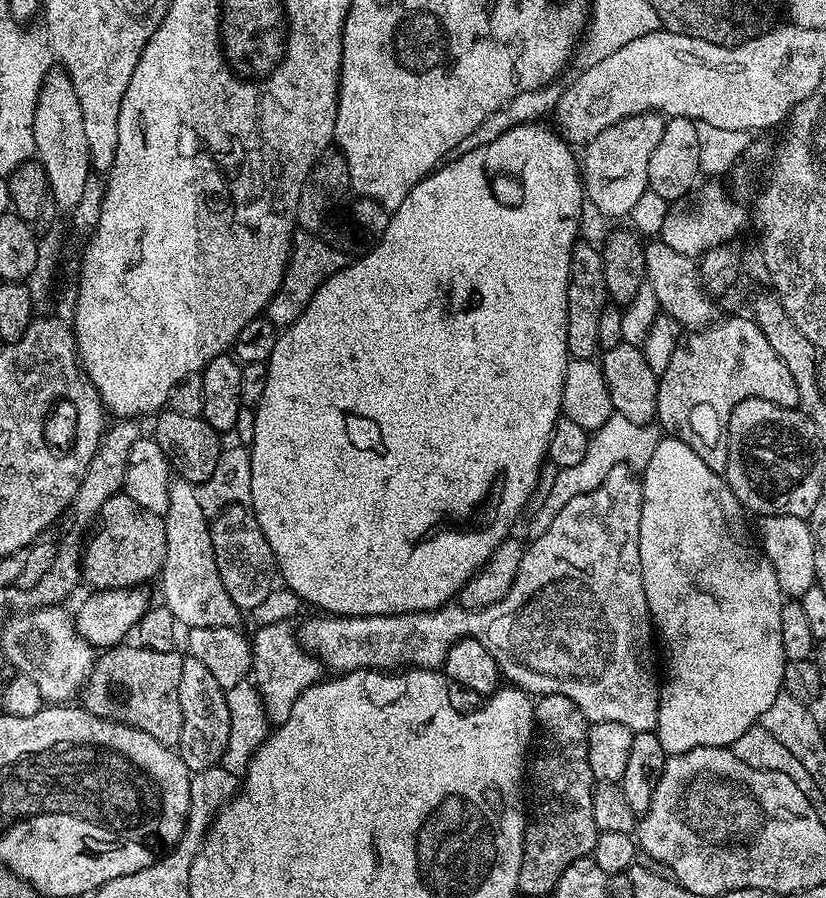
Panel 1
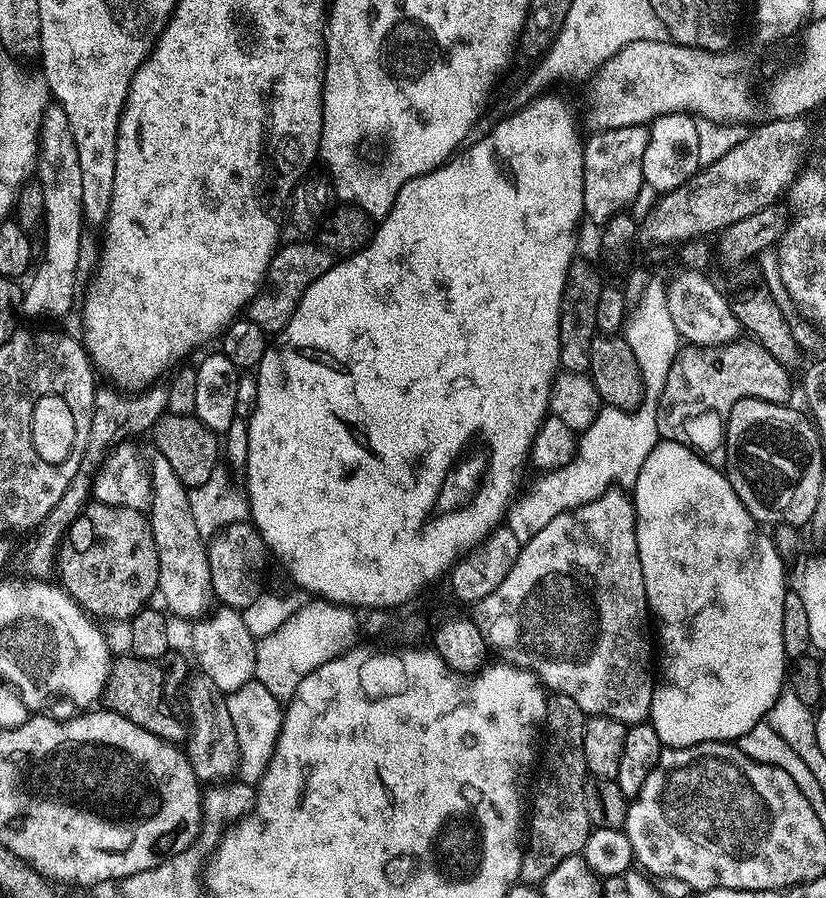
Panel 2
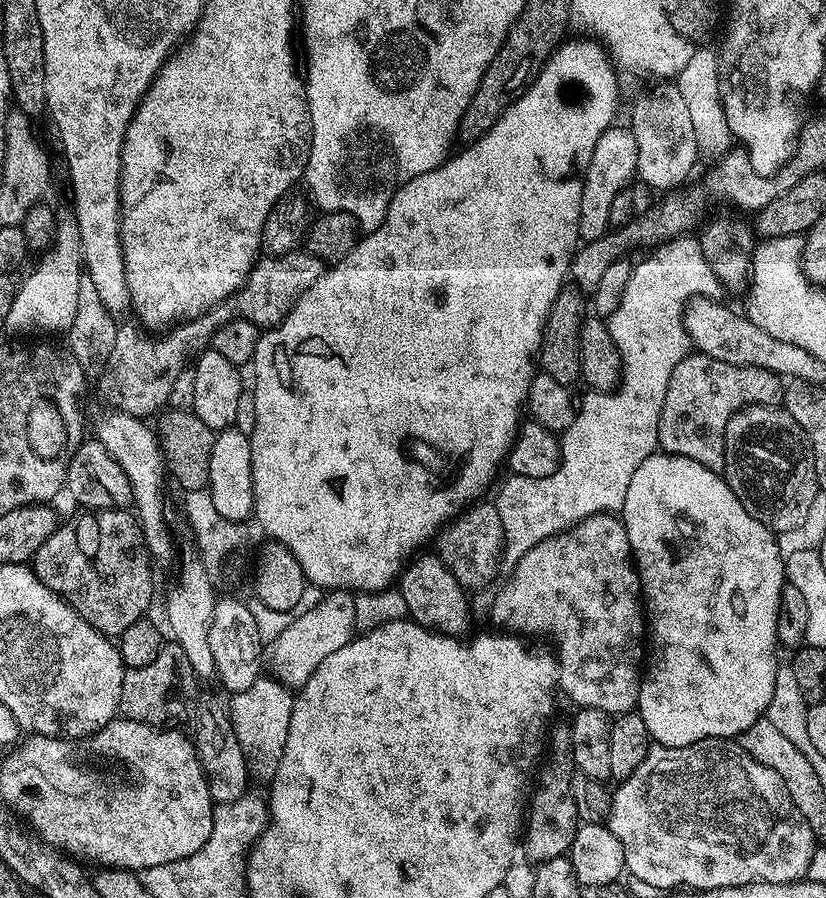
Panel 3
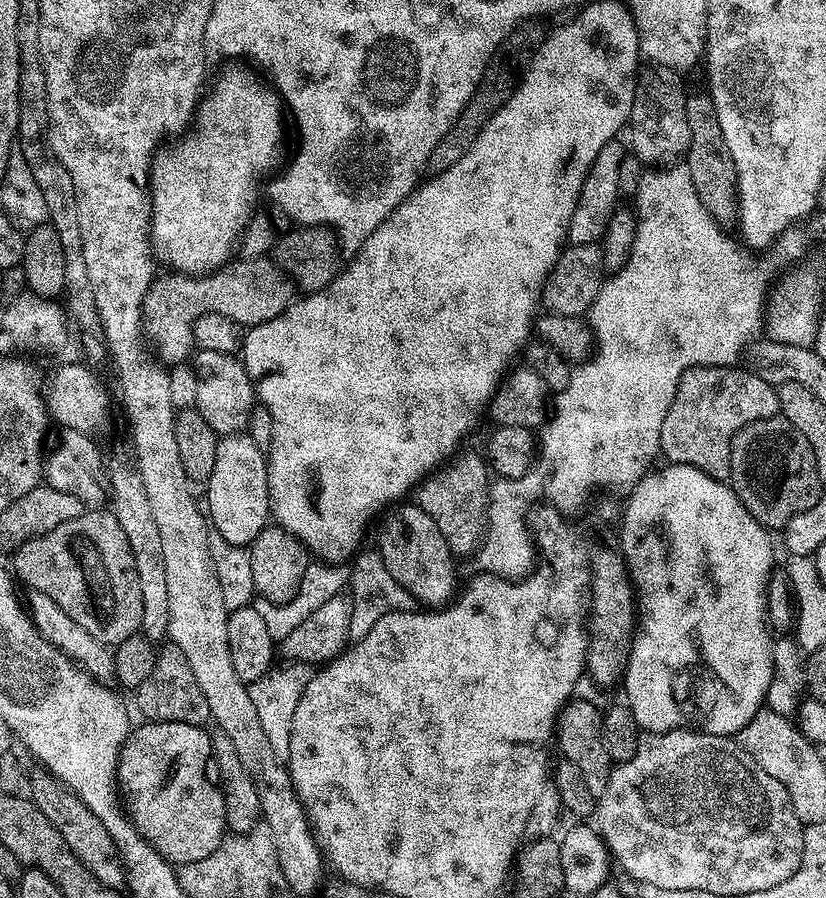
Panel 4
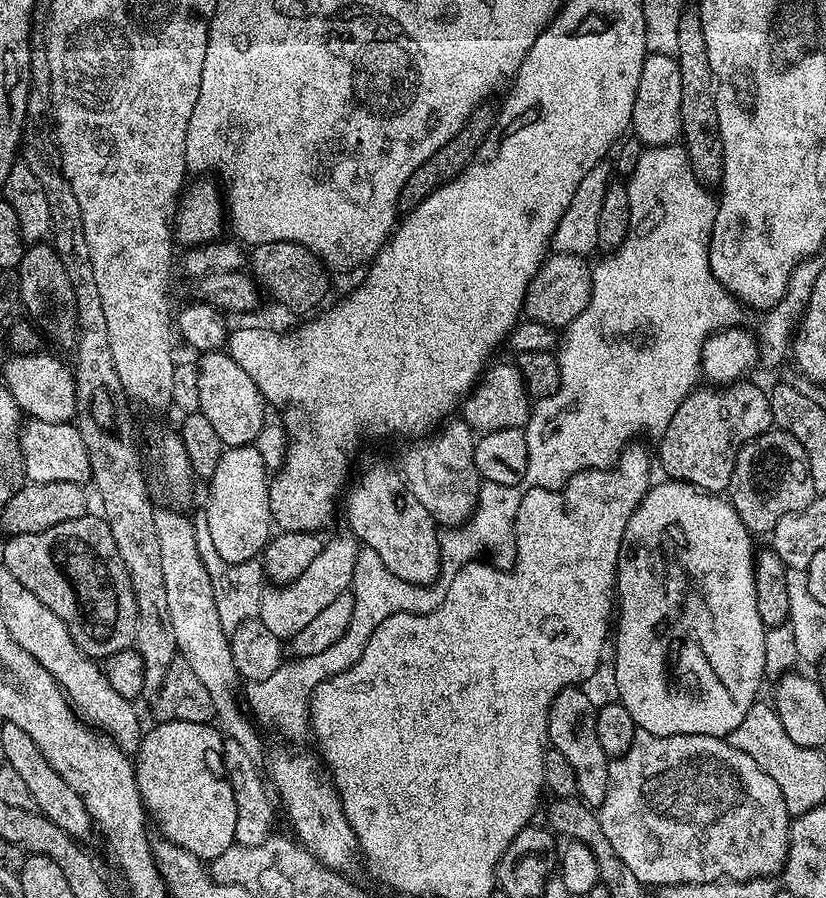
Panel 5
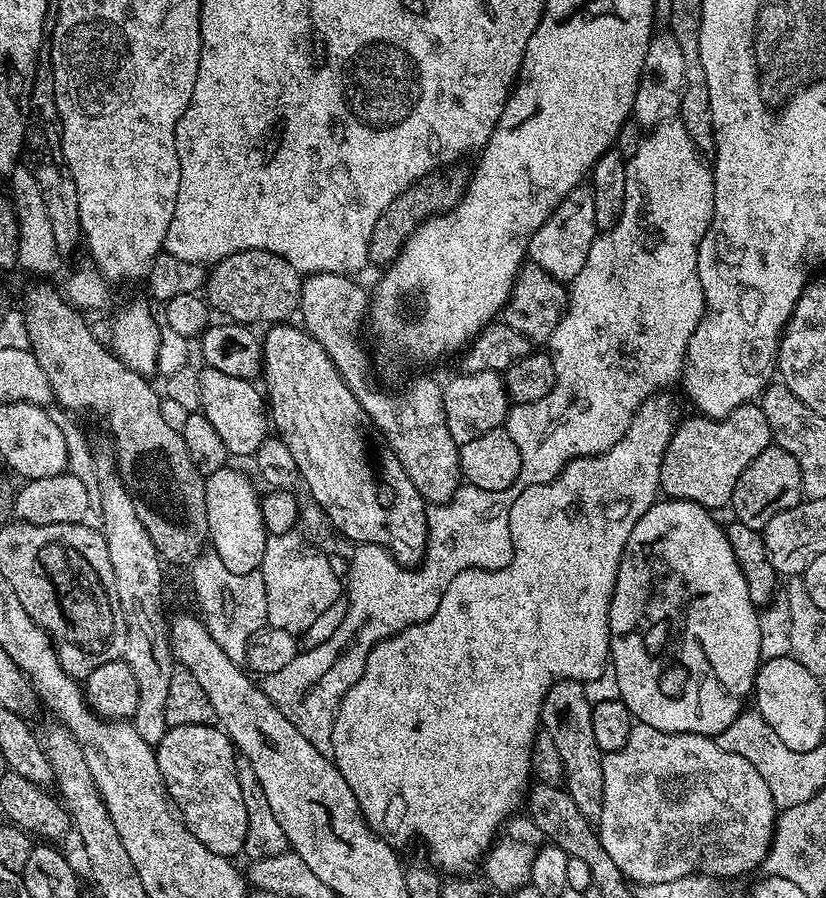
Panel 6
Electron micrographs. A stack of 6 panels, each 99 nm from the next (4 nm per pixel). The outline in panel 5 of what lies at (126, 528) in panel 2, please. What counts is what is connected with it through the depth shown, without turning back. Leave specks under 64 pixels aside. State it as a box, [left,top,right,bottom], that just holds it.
[2,514,134,658]

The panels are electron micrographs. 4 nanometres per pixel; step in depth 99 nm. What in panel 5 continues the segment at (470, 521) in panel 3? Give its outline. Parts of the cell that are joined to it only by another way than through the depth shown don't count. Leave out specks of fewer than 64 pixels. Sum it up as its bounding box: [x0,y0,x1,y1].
[404,418,482,528]

